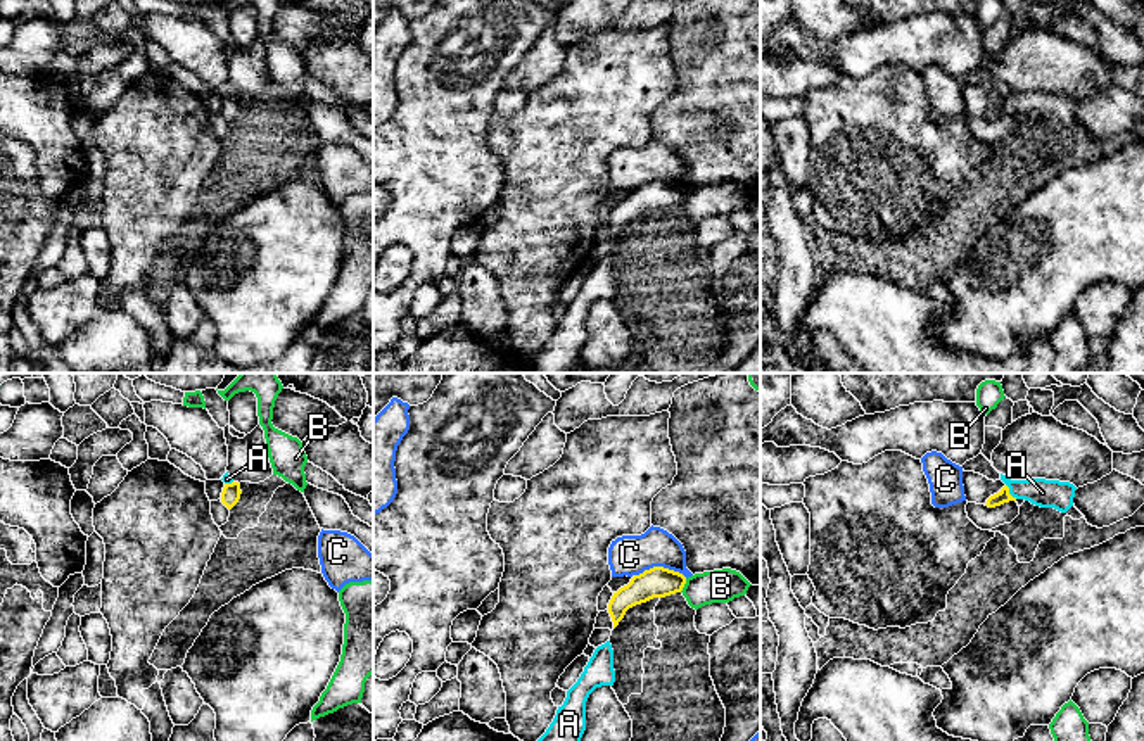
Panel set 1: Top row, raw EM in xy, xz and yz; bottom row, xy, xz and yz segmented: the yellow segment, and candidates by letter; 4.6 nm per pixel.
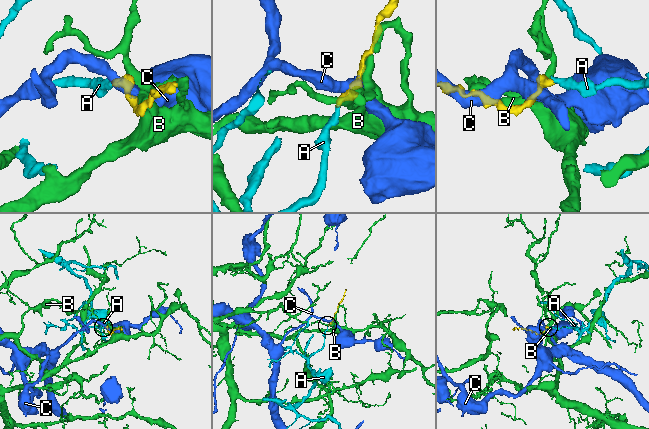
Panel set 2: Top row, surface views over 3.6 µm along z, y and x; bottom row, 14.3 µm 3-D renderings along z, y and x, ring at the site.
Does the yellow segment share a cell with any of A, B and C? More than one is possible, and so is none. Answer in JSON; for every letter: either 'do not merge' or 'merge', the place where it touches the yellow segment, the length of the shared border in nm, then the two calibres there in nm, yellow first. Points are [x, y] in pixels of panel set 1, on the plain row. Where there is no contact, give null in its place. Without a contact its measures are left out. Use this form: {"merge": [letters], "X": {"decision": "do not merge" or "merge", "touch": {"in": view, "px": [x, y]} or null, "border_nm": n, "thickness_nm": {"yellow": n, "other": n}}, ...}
{"merge": ["A"], "A": {"decision": "merge", "touch": {"in": "yz", "px": [1008, 106]}, "border_nm": 90, "thickness_nm": {"yellow": 60, "other": 130}}, "B": {"decision": "do not merge", "touch": {"in": "xz", "px": [683, 199]}, "border_nm": 70, "thickness_nm": {"yellow": 140, "other": 160}}, "C": {"decision": "do not merge", "touch": {"in": "xz", "px": [660, 180]}, "border_nm": 240, "thickness_nm": {"yellow": 140, "other": 190}}}

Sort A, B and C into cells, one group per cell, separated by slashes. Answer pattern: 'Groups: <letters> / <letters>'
Groups: A / B / C

